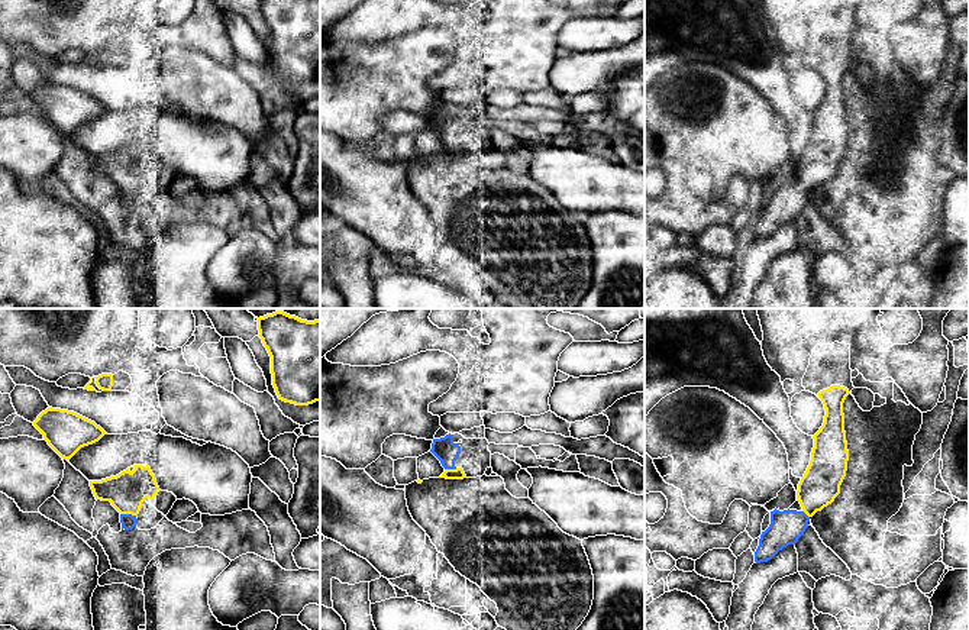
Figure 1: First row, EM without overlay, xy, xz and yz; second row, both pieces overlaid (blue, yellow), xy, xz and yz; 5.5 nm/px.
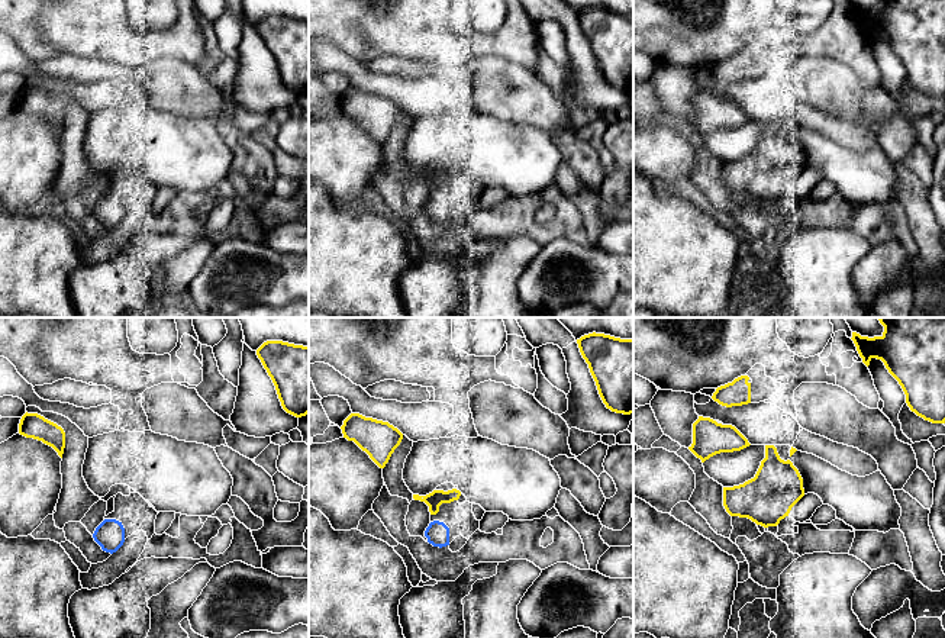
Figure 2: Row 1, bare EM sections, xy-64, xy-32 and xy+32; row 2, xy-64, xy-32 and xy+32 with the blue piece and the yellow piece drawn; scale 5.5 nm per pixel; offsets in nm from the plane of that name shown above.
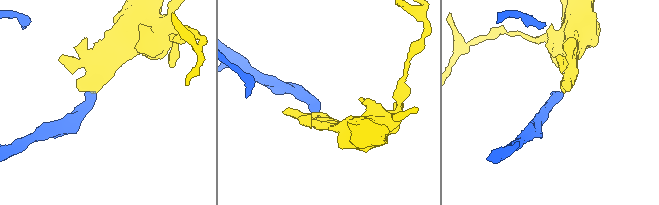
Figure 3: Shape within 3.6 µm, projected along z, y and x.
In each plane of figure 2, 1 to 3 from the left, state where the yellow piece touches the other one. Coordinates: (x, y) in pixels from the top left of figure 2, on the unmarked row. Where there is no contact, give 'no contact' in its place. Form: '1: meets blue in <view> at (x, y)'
1: no contact
2: no contact
3: no contact

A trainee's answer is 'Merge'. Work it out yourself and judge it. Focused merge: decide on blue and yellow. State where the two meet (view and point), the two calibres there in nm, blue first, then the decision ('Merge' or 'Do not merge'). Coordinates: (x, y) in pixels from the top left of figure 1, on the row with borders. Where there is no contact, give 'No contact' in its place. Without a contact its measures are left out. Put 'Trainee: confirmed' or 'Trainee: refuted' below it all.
Touches blue at xy (129, 514). Thickness 80 nm (blue) against 220 nm. Merge
Trainee: confirmed

